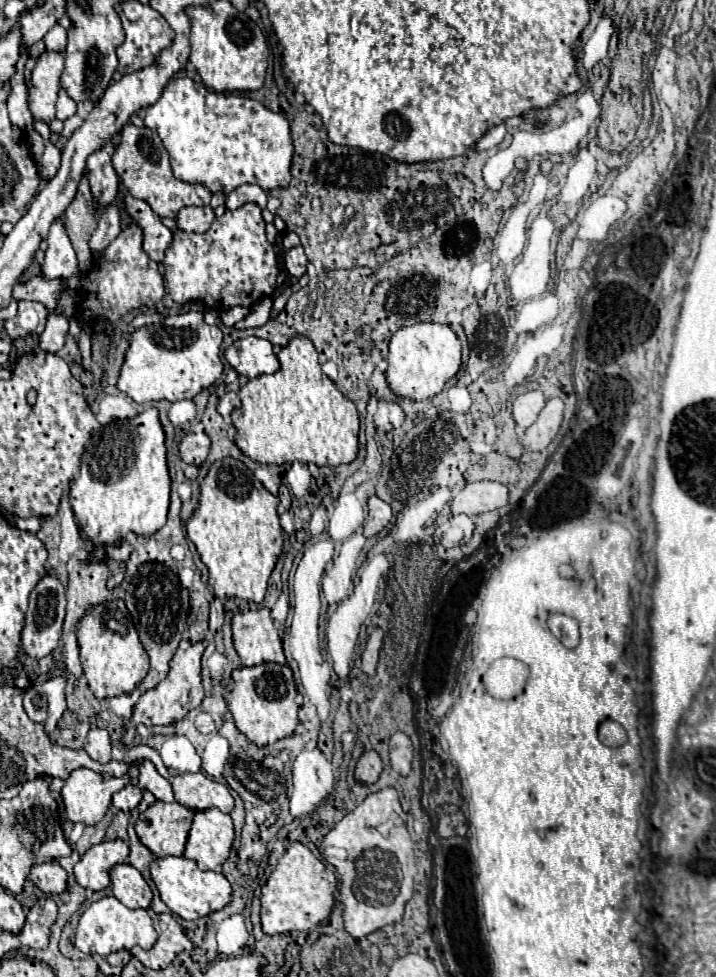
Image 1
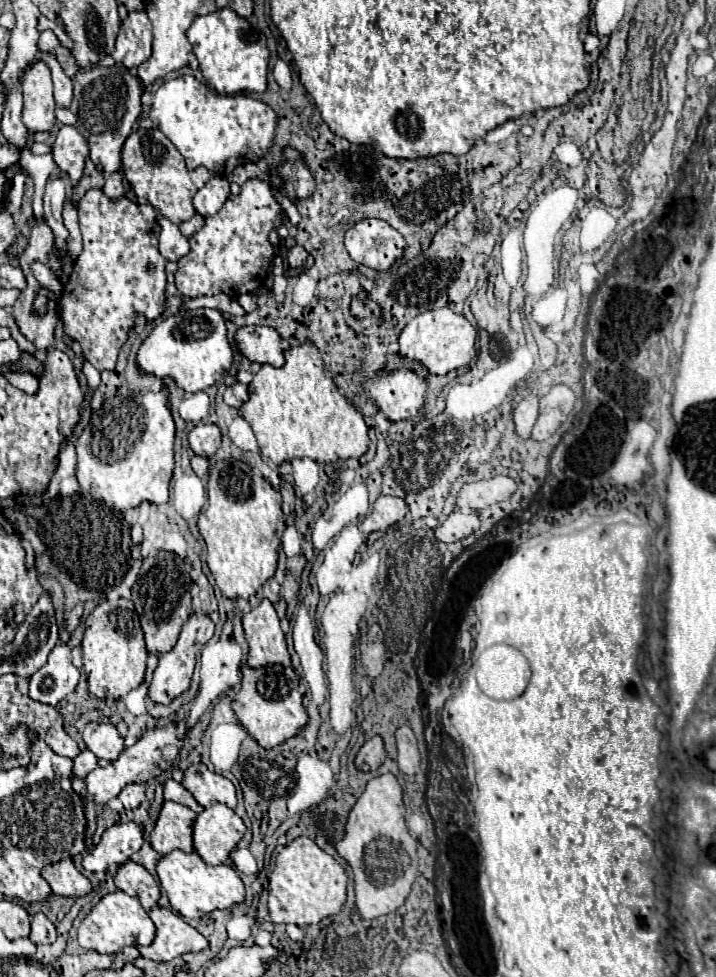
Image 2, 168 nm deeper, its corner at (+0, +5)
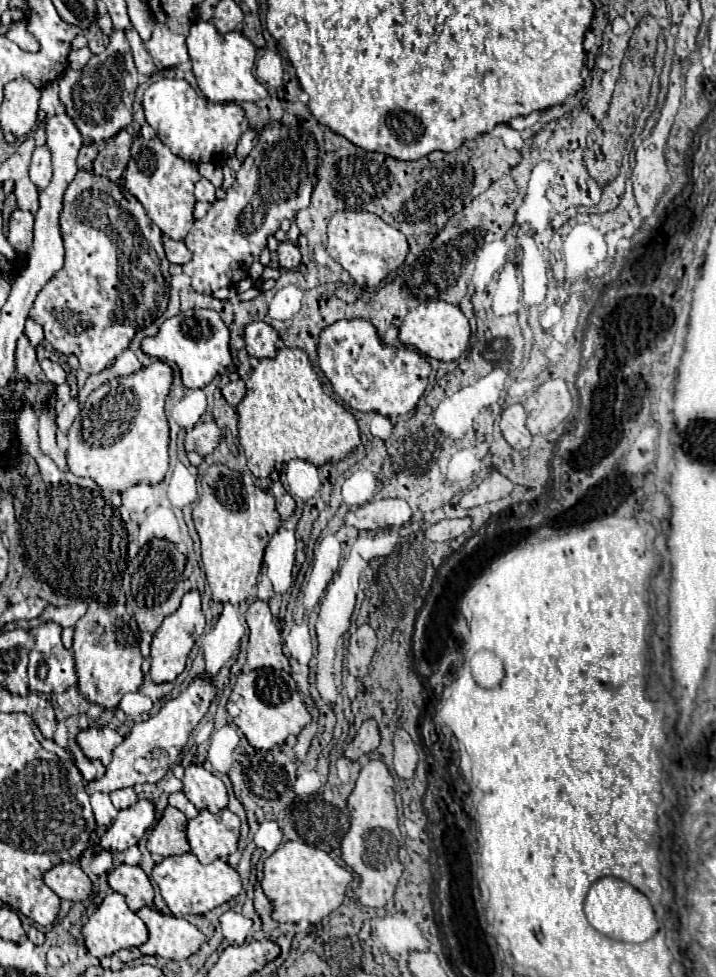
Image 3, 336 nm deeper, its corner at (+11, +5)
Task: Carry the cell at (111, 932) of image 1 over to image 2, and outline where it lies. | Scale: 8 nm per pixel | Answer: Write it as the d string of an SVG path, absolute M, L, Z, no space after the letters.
M122 890L106 894L92 912L82 920L78 928L78 944L100 954L116 954L124 946L148 946L154 940L156 928L136 896L128 896Z

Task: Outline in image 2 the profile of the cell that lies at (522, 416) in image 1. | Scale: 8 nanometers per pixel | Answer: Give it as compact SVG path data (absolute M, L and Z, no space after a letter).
M530 394L522 402L518 402L516 408L514 408L516 434L520 438L530 438L530 432L532 432L536 418L538 418L538 396Z

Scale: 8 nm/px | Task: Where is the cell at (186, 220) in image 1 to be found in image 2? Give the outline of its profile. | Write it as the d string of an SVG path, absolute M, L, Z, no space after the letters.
M212 176L208 180L208 184L204 184L204 188L200 188L194 196L194 208L198 214L206 216L214 216L226 202L230 194L230 186L228 180L224 176Z

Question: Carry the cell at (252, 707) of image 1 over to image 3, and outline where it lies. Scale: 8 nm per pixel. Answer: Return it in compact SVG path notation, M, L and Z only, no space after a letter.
M271 668L241 672L227 700L227 712L231 720L241 728L249 744L257 750L271 750L273 746L281 746L289 734L297 736L311 722L311 716L297 692L291 674L279 670L277 682L277 674Z

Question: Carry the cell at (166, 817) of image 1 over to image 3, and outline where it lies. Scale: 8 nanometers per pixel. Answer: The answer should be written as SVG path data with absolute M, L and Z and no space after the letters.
M167 806L161 820L157 822L157 826L147 838L147 850L161 858L189 852L185 826L187 826L185 814L173 806Z

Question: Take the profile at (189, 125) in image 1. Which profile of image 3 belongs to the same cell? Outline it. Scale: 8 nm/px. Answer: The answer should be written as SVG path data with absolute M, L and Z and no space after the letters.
M161 78L153 82L143 94L143 110L147 124L157 132L157 138L171 148L179 158L195 164L211 162L223 166L227 158L235 156L235 148L243 130L249 130L245 110L235 102L209 102L203 94L197 94L187 80Z

